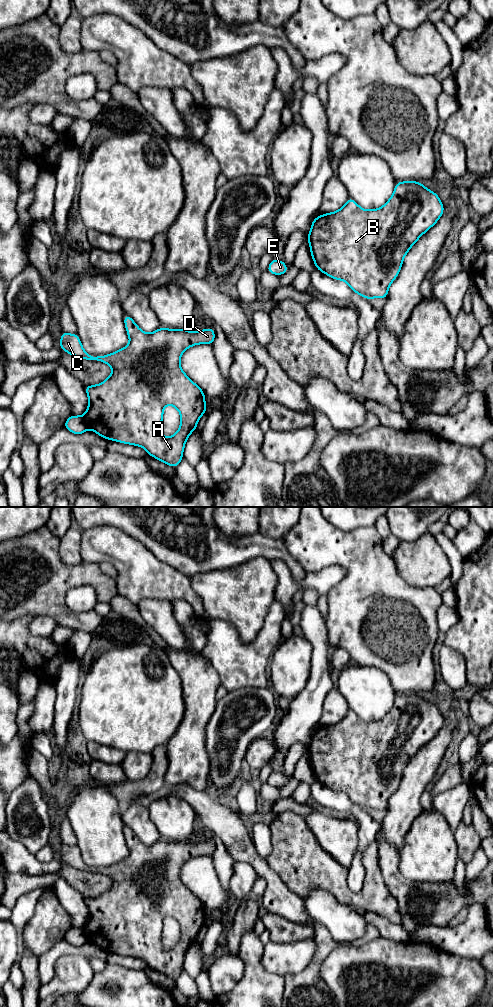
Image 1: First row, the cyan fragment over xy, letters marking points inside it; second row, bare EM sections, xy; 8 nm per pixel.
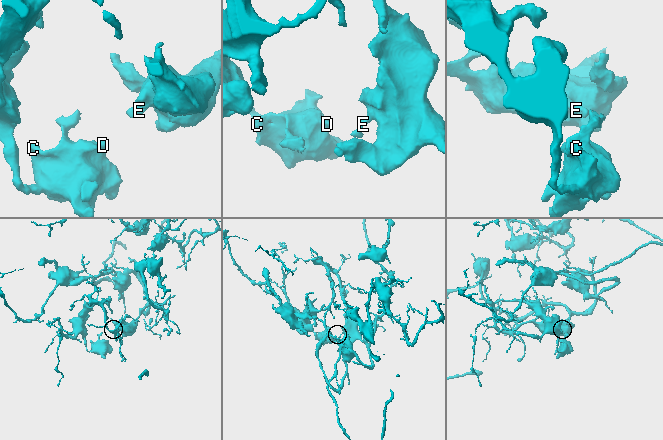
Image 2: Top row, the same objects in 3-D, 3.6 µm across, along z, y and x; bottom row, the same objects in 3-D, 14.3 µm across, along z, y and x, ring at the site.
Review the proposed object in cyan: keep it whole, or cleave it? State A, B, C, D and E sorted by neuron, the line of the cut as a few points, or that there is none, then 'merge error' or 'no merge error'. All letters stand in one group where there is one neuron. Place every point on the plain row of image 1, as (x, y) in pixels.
A C D / B E | xy (82, 928), (88, 940) | merge error

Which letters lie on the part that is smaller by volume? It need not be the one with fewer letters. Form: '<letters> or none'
A, C, D

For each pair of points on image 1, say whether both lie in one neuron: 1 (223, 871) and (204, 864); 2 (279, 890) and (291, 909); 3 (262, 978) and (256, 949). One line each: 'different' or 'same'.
1: different
2: same
3: same

